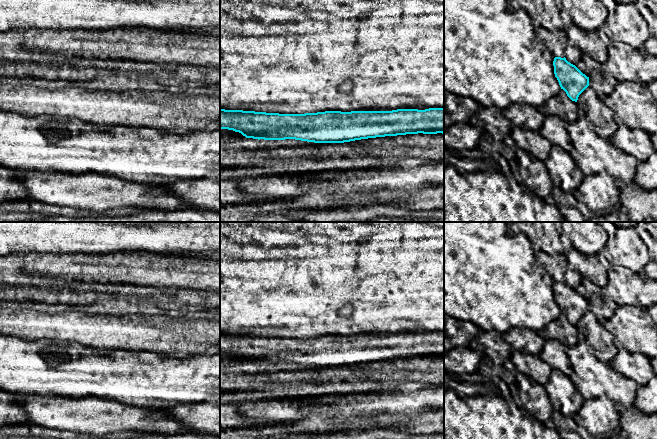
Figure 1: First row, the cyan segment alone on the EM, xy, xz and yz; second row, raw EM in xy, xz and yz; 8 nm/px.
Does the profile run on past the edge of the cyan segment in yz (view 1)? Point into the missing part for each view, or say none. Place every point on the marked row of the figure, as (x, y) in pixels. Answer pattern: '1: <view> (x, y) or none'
1: none

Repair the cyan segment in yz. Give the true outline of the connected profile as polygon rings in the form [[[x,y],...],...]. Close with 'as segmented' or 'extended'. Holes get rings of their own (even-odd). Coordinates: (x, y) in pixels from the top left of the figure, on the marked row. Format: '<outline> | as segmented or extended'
[[[555,57],[553,66],[561,89],[572,101],[577,102],[579,95],[589,86],[589,77],[568,62],[565,57]]] | as segmented

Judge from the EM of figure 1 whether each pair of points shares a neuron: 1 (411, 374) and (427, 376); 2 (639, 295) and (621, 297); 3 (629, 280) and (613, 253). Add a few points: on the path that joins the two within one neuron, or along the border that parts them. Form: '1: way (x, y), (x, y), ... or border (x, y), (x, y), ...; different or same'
1: way (415, 374), (423, 374); same
2: way (635, 295), (625, 295); same
3: border (611, 264), (624, 266), (641, 274); different

